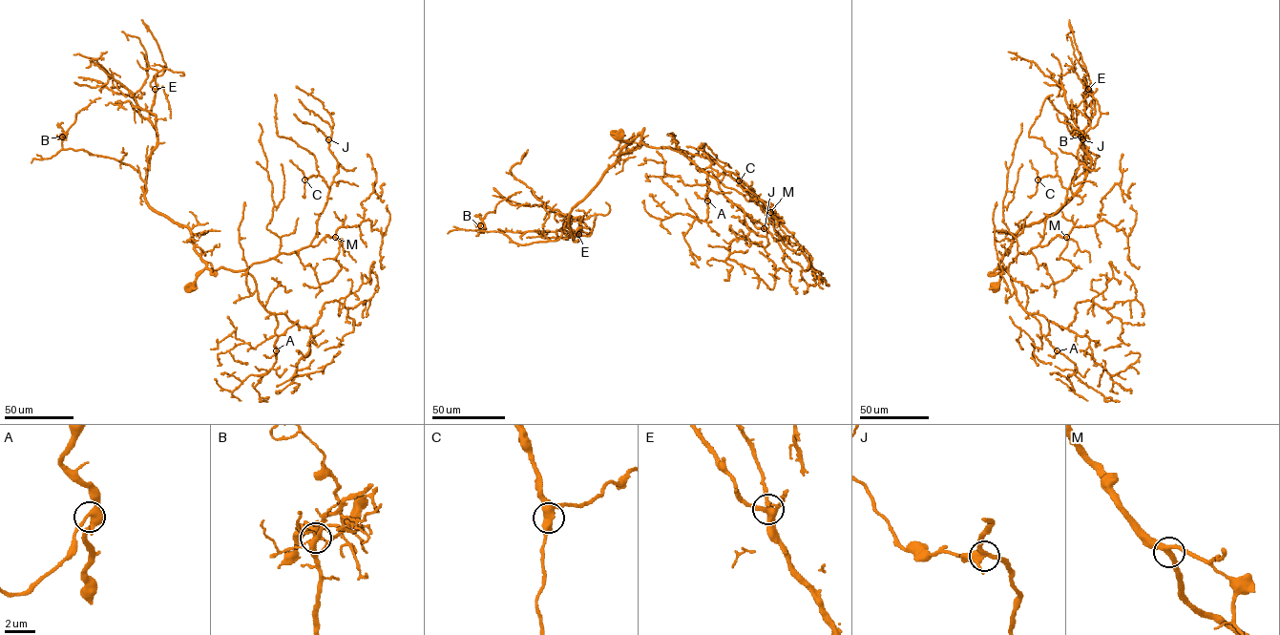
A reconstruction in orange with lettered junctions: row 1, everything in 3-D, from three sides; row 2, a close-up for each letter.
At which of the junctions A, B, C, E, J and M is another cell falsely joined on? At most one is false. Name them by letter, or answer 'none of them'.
B

